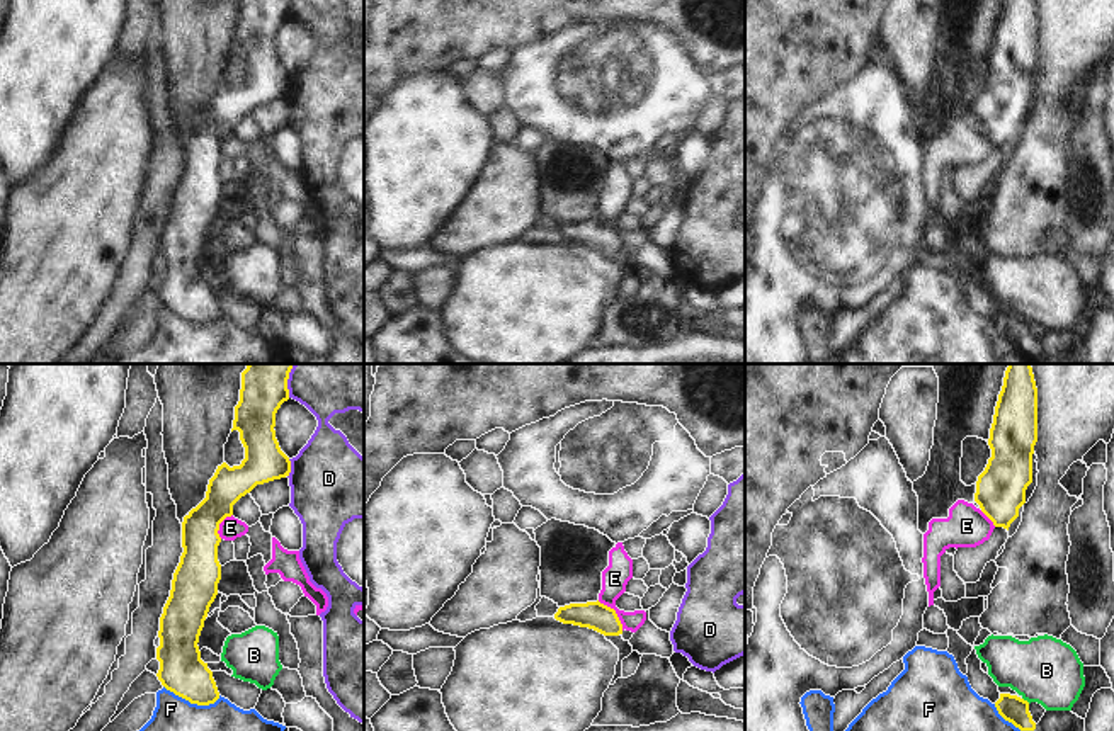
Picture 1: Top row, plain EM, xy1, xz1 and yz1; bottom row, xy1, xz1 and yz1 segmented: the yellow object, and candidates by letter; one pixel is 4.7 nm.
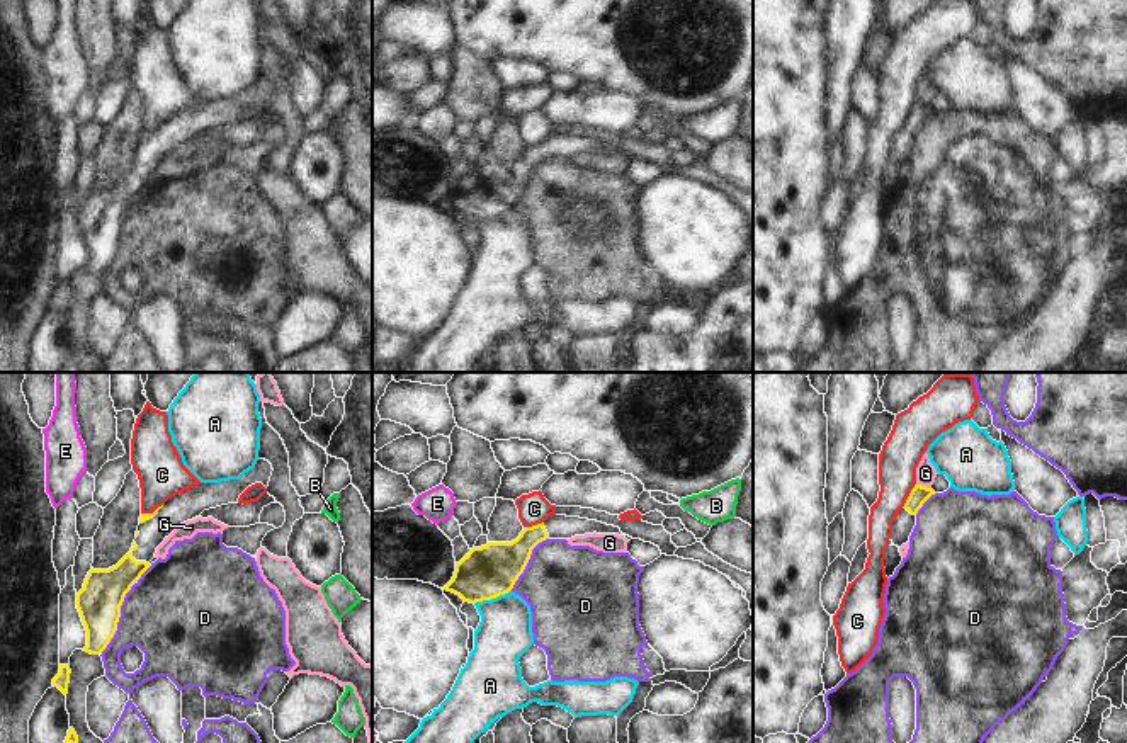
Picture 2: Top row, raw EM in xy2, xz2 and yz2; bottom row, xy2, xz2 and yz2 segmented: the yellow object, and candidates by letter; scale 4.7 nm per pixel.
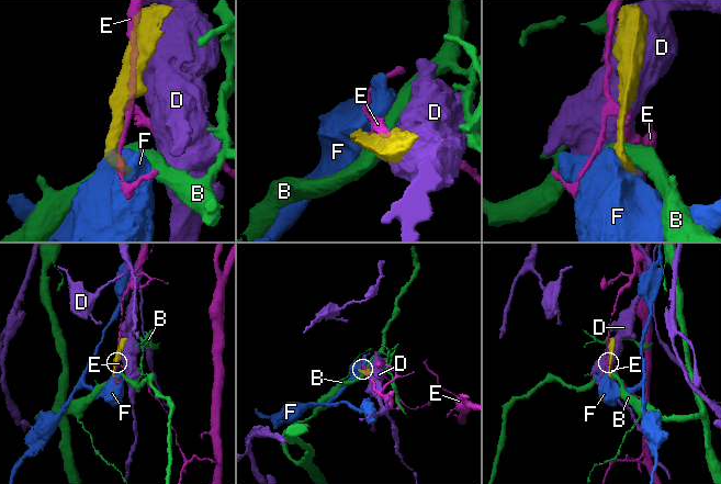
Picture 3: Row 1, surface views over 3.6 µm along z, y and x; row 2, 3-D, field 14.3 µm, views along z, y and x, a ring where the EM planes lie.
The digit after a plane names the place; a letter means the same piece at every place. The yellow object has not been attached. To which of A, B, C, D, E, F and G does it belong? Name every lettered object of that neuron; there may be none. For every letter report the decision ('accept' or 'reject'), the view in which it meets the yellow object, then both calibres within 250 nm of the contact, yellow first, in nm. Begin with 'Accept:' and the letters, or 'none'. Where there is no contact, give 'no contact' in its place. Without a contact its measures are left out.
Accept: none
A: reject | xz2 | 260/260 nm
B: reject | yz1 | 130/320 nm
C: reject | yz2 | 90/190 nm
D: reject | xy2 | 220/460 nm
E: reject | xz1 | 130/130 nm
F: reject | xy1 | 220/380 nm
G: reject | yz2 | 90/100 nm

